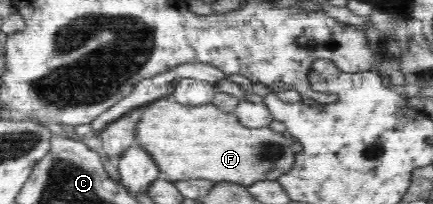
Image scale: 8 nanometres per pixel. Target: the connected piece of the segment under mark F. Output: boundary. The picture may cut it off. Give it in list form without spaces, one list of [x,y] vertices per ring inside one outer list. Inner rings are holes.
[[[170,97],[160,98],[159,100],[153,100],[145,107],[140,108],[140,119],[137,123],[137,129],[135,129],[135,136],[137,136],[138,145],[143,148],[143,150],[149,152],[149,156],[155,161],[155,164],[159,167],[161,176],[164,179],[169,179],[171,182],[183,181],[185,179],[208,179],[209,181],[215,182],[231,182],[236,183],[242,186],[253,185],[257,181],[267,181],[267,180],[277,180],[281,178],[281,175],[285,176],[285,173],[293,170],[295,166],[295,152],[291,150],[292,142],[290,139],[285,138],[282,132],[276,131],[271,126],[260,127],[251,129],[245,127],[238,122],[238,119],[235,117],[235,114],[232,112],[225,112],[218,109],[215,105],[204,104],[204,105],[195,105],[195,106],[185,106],[175,101],[171,100]]]

